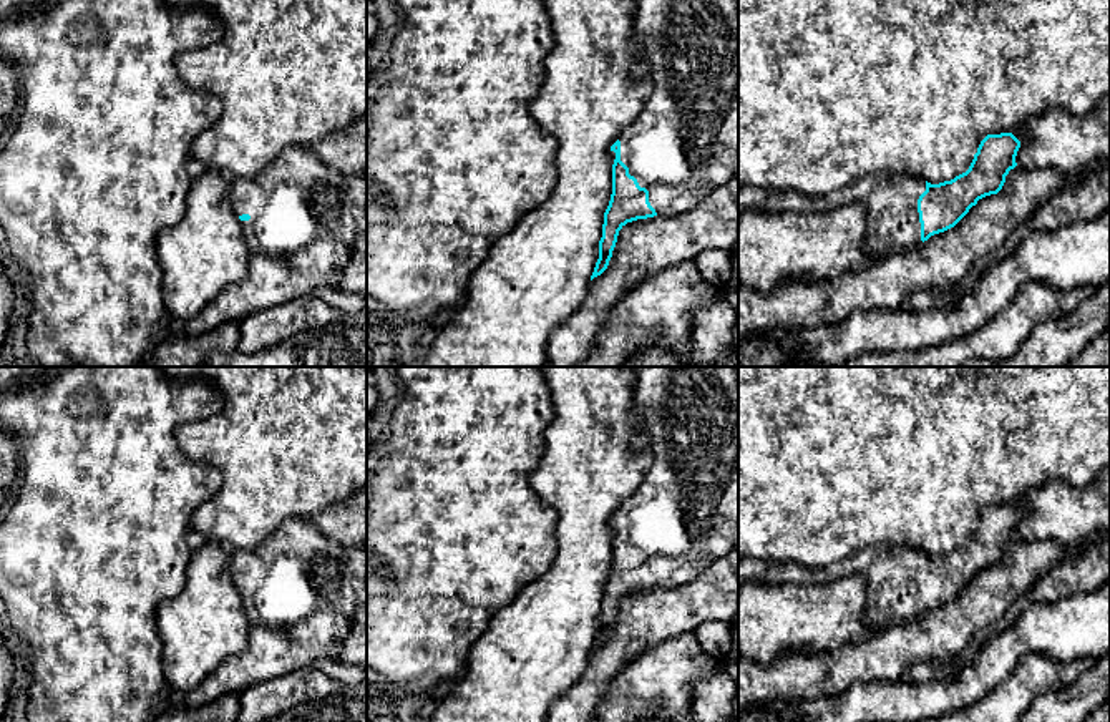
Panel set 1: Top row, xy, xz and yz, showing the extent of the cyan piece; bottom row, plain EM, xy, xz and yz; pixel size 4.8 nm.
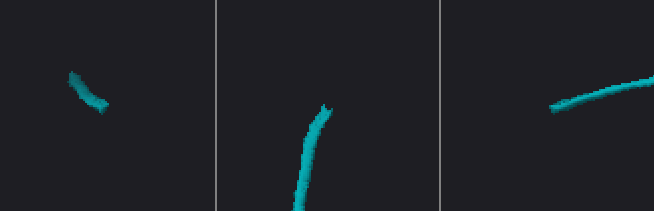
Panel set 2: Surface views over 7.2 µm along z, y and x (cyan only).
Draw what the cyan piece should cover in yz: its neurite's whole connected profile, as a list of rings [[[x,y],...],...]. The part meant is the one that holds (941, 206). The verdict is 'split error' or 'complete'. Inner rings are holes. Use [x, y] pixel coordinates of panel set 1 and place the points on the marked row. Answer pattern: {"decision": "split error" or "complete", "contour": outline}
{"decision": "split error", "contour": [[[1012,133],[987,134],[969,169],[939,184],[898,173],[859,178],[825,196],[743,186],[738,188],[738,216],[747,211],[815,211],[858,202],[868,214],[868,252],[884,259],[954,227],[979,199],[997,194],[1009,171],[1017,166],[1019,148],[1020,141]]]}

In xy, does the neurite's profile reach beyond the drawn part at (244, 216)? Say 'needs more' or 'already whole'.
needs more

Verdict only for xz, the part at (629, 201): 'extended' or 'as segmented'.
extended

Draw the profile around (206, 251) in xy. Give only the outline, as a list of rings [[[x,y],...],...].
[[[207,169],[192,179],[184,217],[158,234],[158,259],[163,269],[164,307],[173,319],[189,320],[221,290],[242,282],[249,274],[251,249],[242,221],[231,201],[231,178]]]

